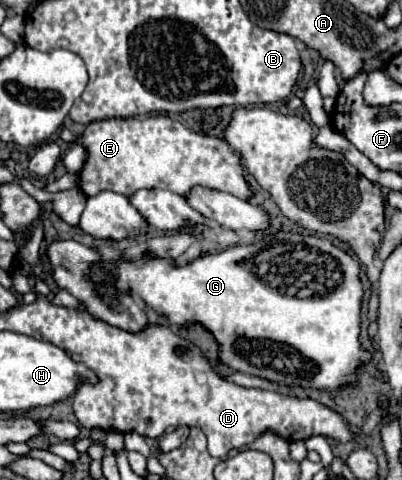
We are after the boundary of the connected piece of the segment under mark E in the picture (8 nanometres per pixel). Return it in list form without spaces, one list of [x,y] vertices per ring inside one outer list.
[[[156,115],[156,117],[128,117],[128,119],[94,121],[86,127],[80,143],[88,153],[86,163],[82,171],[78,173],[80,191],[86,197],[94,197],[100,191],[114,191],[114,193],[132,197],[138,189],[168,189],[168,191],[174,191],[186,197],[198,185],[206,189],[226,191],[244,201],[248,201],[254,195],[242,173],[242,157],[230,147],[228,141],[214,137],[214,135],[196,133],[170,117]]]

